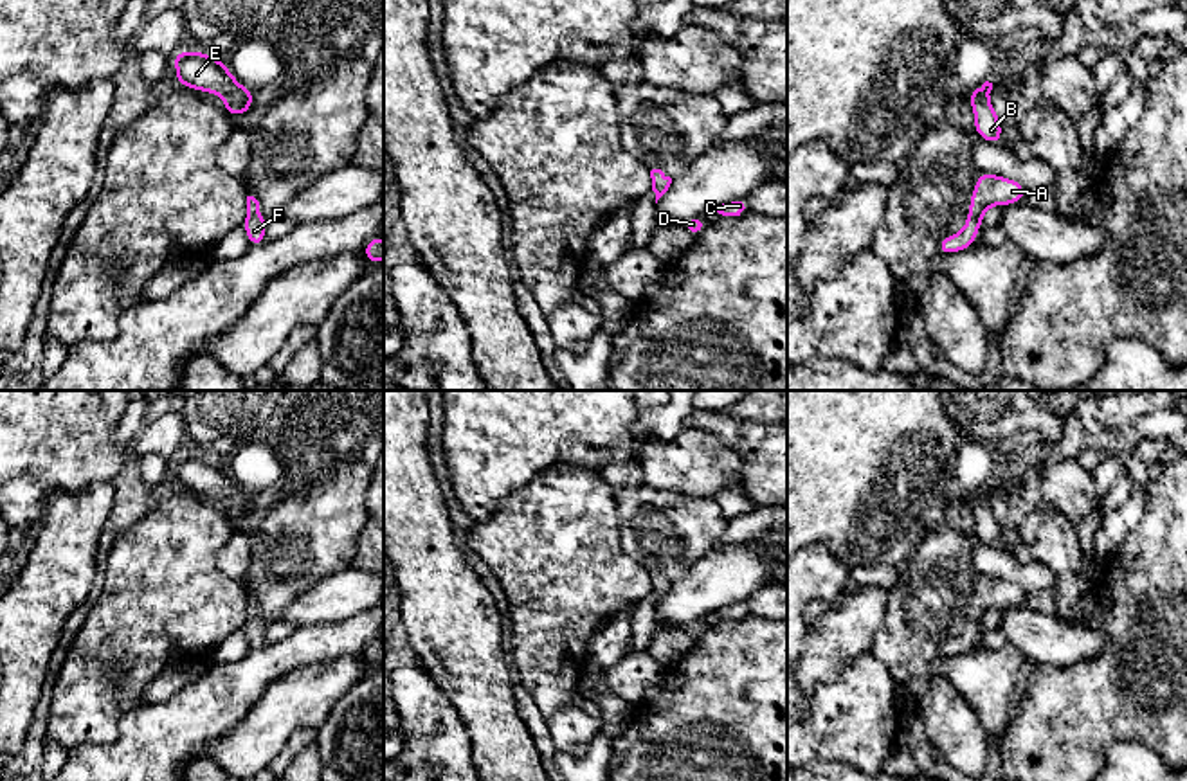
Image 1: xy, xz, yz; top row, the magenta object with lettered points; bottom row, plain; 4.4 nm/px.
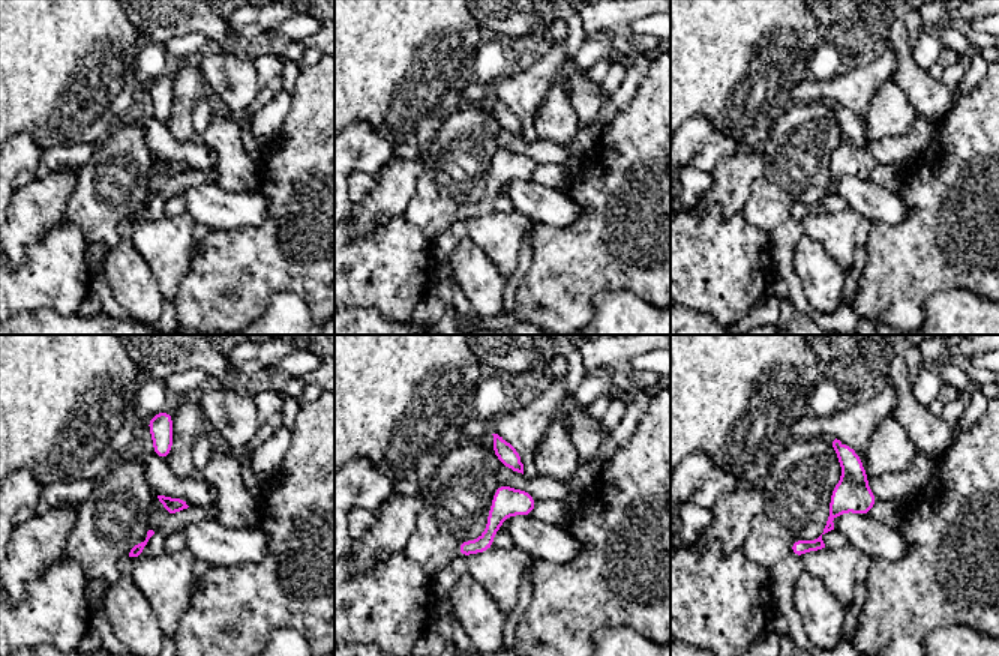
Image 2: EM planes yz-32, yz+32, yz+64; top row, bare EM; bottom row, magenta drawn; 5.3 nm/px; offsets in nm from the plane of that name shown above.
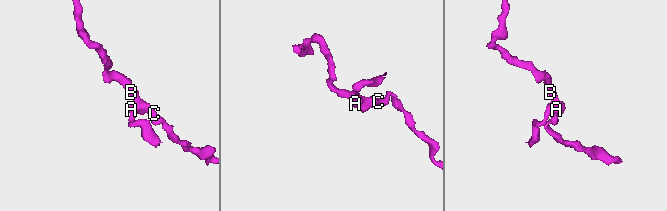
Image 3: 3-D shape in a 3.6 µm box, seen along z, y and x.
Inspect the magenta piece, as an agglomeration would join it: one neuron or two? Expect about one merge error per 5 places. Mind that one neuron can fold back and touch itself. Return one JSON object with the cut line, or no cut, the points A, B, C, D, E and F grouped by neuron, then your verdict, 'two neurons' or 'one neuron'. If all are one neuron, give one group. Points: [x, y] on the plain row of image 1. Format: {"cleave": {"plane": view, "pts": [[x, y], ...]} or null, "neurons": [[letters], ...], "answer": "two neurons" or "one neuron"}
{"cleave": null, "neurons": [["A", "B", "C", "D", "E", "F"]], "answer": "one neuron"}

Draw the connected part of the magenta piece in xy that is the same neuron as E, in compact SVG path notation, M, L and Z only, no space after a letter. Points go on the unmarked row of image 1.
M182 453L169 462L175 464L177 488L220 498L227 518L240 520L254 507L254 495L234 482L223 462L196 453Z

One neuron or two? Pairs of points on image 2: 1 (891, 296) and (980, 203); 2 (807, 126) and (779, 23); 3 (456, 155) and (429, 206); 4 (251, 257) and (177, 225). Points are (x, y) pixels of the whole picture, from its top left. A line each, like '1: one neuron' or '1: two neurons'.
1: one neuron
2: two neurons
3: one neuron
4: two neurons

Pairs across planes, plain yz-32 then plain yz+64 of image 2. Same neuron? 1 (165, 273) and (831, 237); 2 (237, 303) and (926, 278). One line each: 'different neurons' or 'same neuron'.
1: same neuron
2: same neuron

